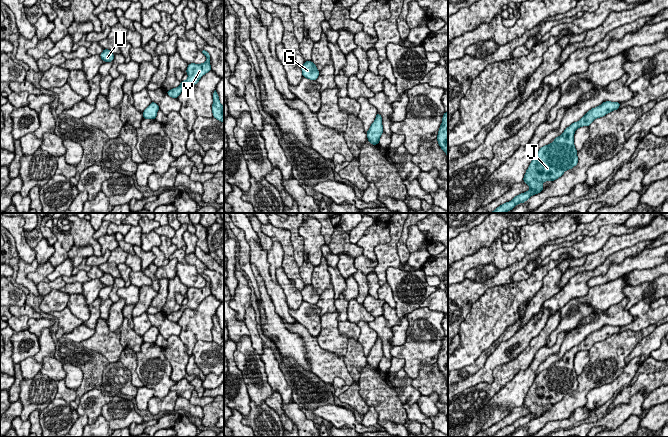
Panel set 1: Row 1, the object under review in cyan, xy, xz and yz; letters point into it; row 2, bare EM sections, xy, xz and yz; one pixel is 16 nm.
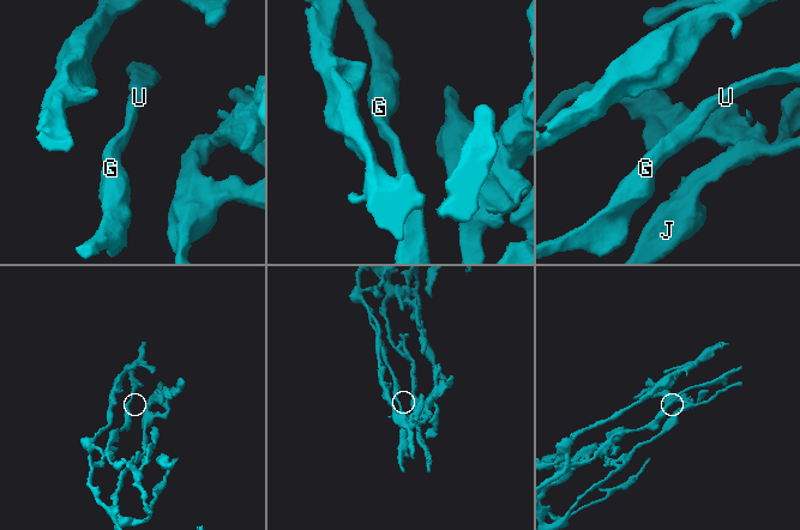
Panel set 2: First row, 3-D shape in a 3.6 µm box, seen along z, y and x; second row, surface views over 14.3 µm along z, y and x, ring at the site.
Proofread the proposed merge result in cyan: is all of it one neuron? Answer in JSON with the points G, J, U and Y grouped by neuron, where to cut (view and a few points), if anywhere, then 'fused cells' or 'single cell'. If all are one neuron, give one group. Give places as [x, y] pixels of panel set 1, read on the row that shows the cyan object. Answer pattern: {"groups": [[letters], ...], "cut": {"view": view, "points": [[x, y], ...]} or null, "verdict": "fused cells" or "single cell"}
{"groups": [["G", "J", "U", "Y"]], "cut": null, "verdict": "single cell"}

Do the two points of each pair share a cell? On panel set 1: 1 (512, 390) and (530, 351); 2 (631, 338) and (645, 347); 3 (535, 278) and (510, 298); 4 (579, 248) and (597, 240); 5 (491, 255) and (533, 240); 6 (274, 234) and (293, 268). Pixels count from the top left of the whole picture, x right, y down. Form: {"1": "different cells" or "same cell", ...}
{"1": "different cells", "2": "different cells", "3": "same cell", "4": "same cell", "5": "same cell", "6": "same cell"}

